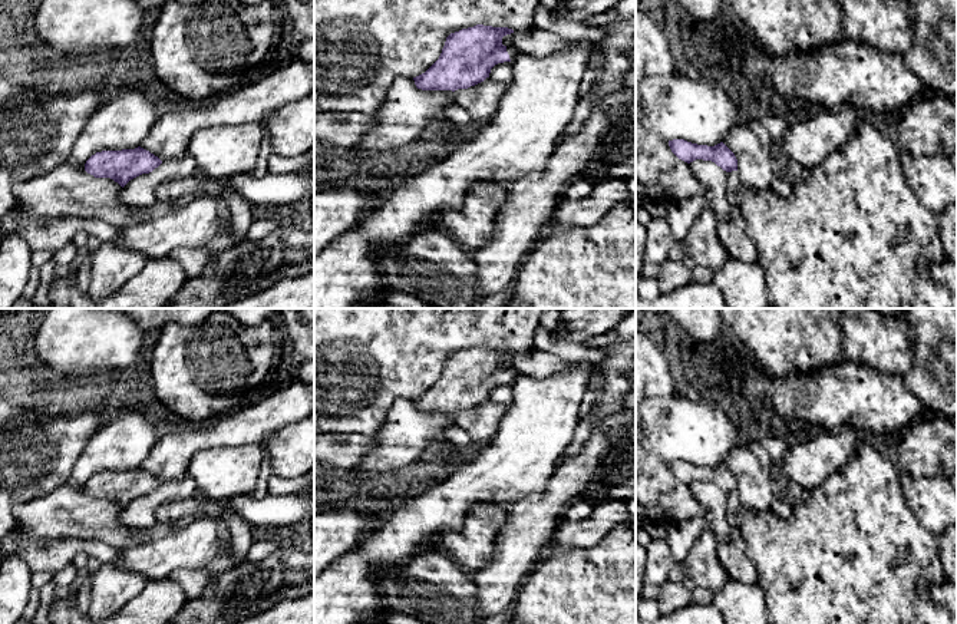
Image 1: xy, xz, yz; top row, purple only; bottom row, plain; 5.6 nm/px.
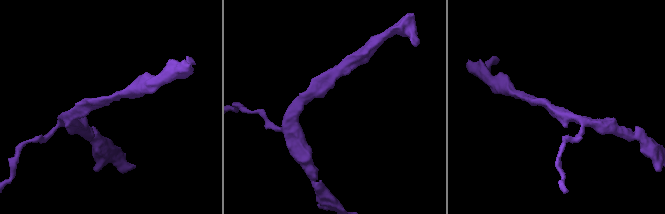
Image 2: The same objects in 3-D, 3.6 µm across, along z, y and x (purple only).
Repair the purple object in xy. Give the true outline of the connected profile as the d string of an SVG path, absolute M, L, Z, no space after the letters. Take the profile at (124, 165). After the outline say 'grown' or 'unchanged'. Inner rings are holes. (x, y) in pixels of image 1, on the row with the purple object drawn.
M138 146L96 152L86 161L85 171L95 178L110 178L123 188L131 179L152 172L161 164L158 156Z; unchanged

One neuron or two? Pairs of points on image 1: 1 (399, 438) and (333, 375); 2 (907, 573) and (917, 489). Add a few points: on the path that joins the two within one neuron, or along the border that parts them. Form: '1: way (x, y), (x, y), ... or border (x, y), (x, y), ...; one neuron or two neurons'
1: border (405, 396), (392, 403), (383, 426), (373, 436); two neurons
2: border (898, 484), (904, 502), (917, 521), (936, 535); two neurons

